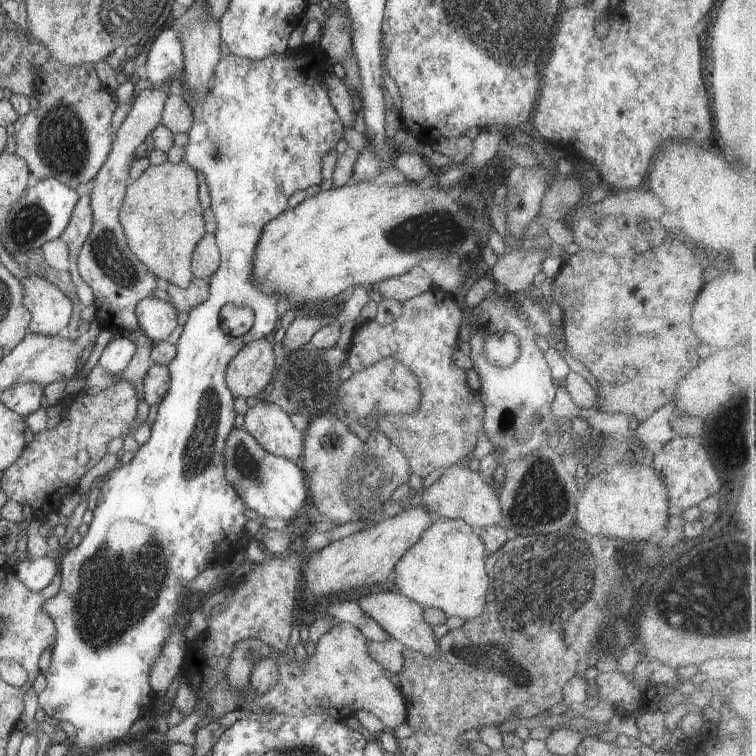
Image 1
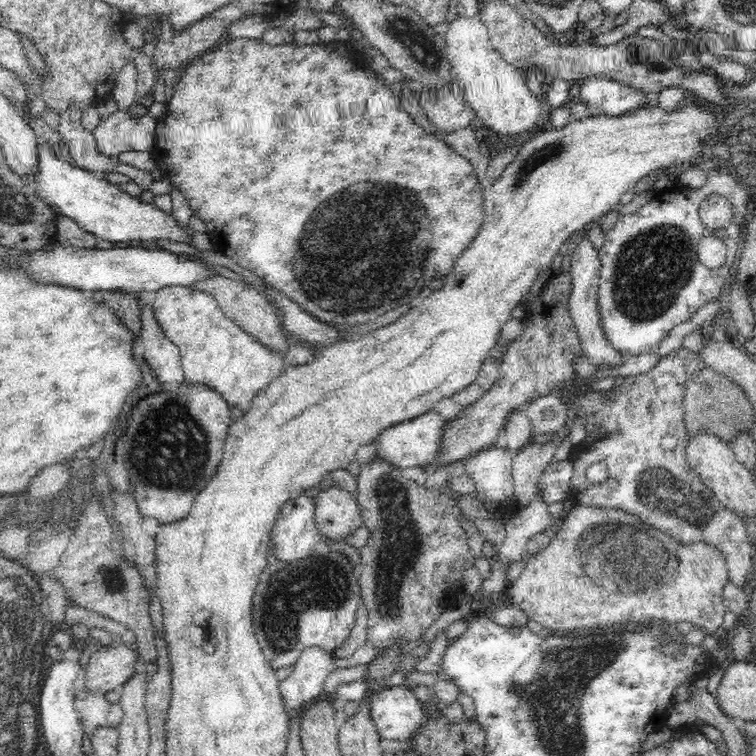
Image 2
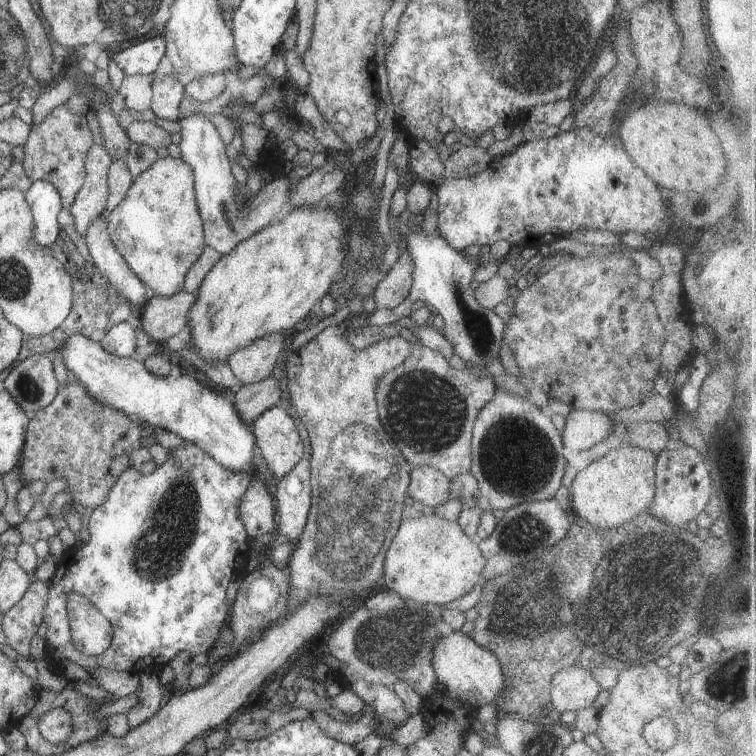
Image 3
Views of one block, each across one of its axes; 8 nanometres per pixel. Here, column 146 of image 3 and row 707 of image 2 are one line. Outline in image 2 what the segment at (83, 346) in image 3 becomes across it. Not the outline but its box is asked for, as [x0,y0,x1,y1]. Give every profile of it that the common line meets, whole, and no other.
[368,686,425,740]

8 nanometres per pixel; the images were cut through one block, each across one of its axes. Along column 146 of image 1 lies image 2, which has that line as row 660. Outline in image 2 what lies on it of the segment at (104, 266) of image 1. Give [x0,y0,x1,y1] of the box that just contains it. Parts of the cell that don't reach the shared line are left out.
[85,552,361,693]

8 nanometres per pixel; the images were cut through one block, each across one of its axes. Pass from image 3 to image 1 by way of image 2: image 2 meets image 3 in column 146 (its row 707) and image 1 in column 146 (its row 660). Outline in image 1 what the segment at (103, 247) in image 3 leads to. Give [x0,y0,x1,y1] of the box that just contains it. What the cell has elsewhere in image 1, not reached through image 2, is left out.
[136,297,178,343]

